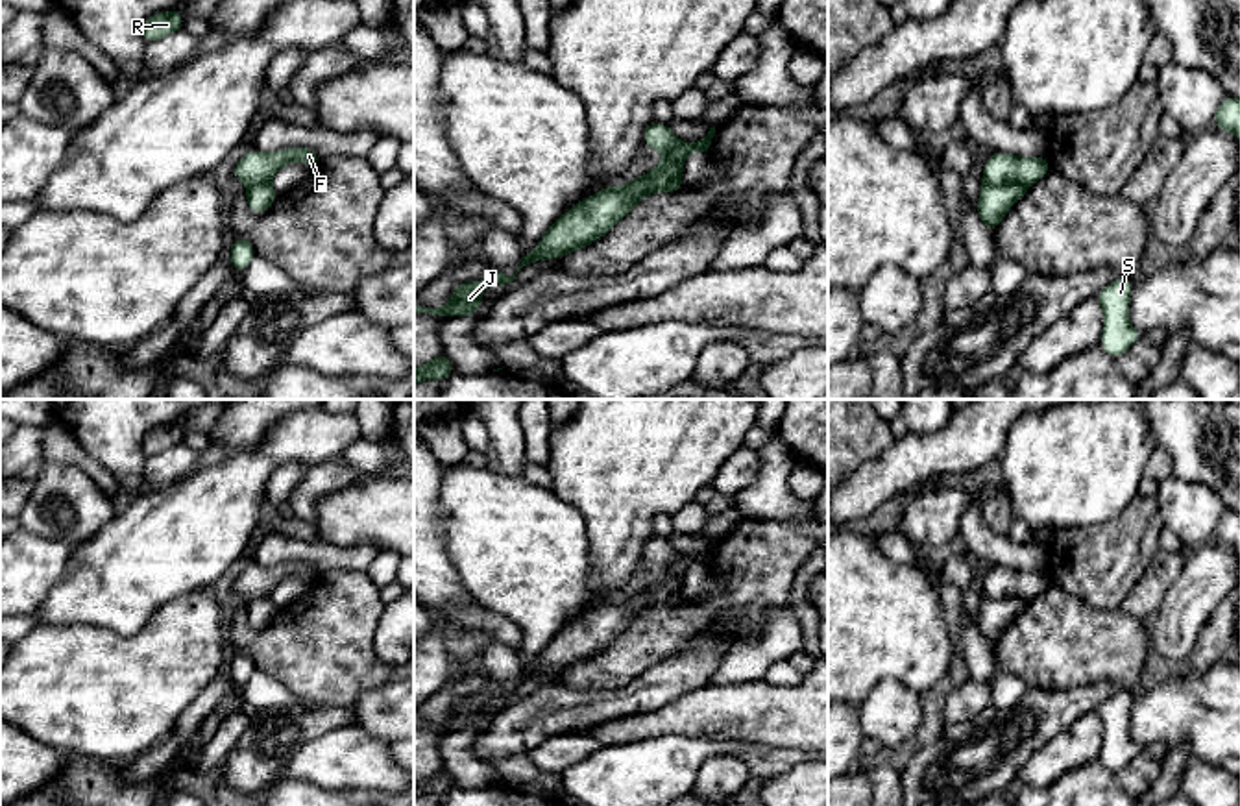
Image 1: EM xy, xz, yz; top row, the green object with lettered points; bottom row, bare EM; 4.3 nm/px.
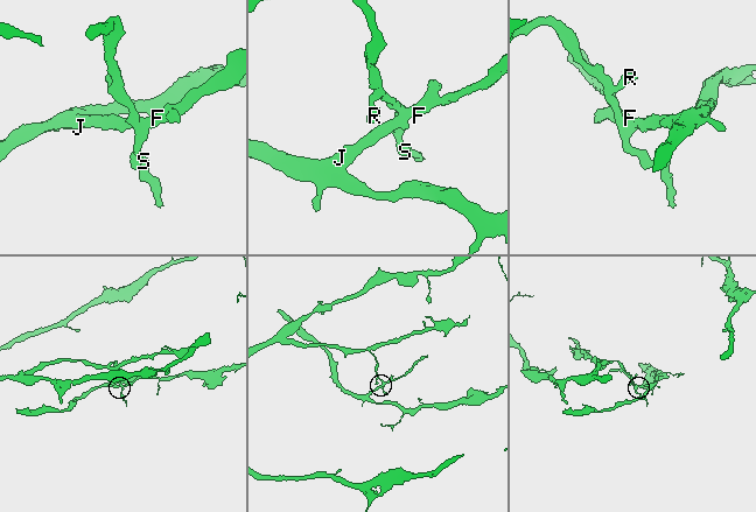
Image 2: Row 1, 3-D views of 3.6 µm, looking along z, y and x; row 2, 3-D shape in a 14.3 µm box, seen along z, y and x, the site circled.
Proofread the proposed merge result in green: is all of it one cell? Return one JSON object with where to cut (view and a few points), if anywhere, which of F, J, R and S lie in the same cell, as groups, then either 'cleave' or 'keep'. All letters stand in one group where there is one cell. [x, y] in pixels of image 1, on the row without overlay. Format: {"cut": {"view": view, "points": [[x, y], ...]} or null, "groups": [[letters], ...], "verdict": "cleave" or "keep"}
{"cut": {"view": "yz", "points": [[984, 596], [1019, 598], [1024, 603]]}, "groups": [["F", "J"], ["R", "S"]], "verdict": "cleave"}

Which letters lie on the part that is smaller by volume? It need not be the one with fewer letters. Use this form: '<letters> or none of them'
F, J

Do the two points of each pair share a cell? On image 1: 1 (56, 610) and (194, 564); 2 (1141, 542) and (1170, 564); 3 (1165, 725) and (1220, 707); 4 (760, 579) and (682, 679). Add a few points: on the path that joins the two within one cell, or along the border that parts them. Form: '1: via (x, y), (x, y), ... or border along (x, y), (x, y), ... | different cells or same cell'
1: via (91, 592), (121, 577), (135, 564), (159, 564) | same cell
2: border along (1157, 548), (1144, 573), (1131, 588) | different cells
3: via (1178, 712), (1207, 712) | same cell
4: border along (732, 640), (712, 631), (699, 631), (677, 651) | different cells

